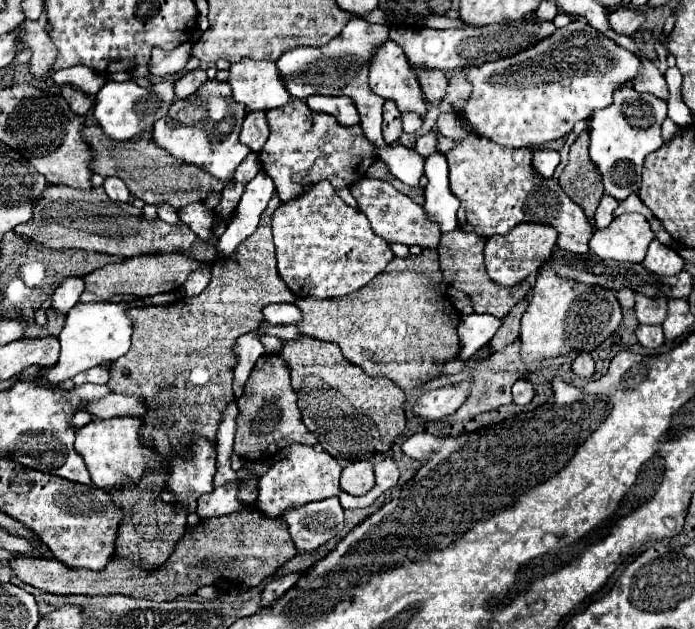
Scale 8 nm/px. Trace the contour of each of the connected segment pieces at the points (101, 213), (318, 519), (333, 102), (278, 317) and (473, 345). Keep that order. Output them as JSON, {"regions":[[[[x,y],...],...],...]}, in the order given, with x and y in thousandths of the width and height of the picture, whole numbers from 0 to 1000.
{"regions":[[[[71,294],[68,304],[62,304],[62,313],[50,320],[47,345],[19,367],[24,377],[68,396],[122,396],[183,412],[220,402],[252,402],[258,396],[272,396],[283,380],[266,355],[243,358],[232,348],[214,355],[203,345],[203,332],[188,323],[165,323],[154,316],[148,297],[102,300],[91,294]]],[[[485,790],[424,806],[404,822],[416,831],[416,847],[430,876],[450,876],[485,854],[494,841],[494,806]]],[[[453,151],[453,154],[442,154],[442,167],[450,176],[468,176],[476,180],[488,199],[514,199],[517,196],[517,180],[508,167],[508,161],[502,154],[465,154],[465,151]]],[[[396,482],[393,491],[378,491],[378,510],[390,517],[424,517],[430,514],[430,488],[422,482]]],[[[666,501],[663,517],[660,517],[660,571],[672,574],[683,558],[689,558],[695,548],[706,542],[706,536],[715,529],[721,520],[721,510],[709,501]]]]}

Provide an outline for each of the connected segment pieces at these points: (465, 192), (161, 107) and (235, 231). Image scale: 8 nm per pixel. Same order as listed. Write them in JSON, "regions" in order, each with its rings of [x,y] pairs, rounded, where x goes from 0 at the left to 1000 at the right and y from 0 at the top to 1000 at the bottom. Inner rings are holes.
{"regions":[[[[637,180],[629,192],[632,211],[652,221],[655,234],[640,246],[646,256],[646,300],[652,310],[663,316],[660,329],[660,364],[681,367],[692,377],[706,377],[712,370],[732,370],[747,355],[793,355],[804,367],[804,396],[813,396],[819,402],[845,402],[847,399],[847,380],[853,374],[853,361],[839,339],[839,332],[824,323],[810,300],[804,297],[801,285],[781,285],[778,278],[770,278],[770,269],[764,266],[764,237],[735,237],[715,231],[686,208],[681,208],[678,196],[672,196],[663,183],[655,180]]],[[[252,119],[246,126],[235,126],[217,138],[203,138],[194,129],[180,129],[180,132],[157,129],[142,141],[142,148],[137,154],[134,183],[157,218],[163,218],[168,224],[191,221],[209,208],[217,208],[220,196],[240,183],[249,157],[252,157],[252,126],[258,126],[258,122]]],[[[376,269],[370,275],[370,281],[353,294],[353,304],[350,304],[347,323],[338,335],[338,345],[327,358],[327,367],[315,377],[315,386],[312,386],[315,409],[335,405],[335,399],[341,399],[344,386],[370,364],[376,339],[381,335],[393,307],[396,307],[396,297],[390,297],[390,281]]]]}

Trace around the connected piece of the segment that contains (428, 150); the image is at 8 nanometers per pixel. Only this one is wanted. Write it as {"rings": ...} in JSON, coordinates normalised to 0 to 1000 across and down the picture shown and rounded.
{"rings":[[[617,208],[617,211],[606,215],[606,218],[600,221],[597,240],[600,240],[603,246],[609,246],[609,250],[617,250],[620,243],[626,243],[626,240],[629,240],[629,211]]]}

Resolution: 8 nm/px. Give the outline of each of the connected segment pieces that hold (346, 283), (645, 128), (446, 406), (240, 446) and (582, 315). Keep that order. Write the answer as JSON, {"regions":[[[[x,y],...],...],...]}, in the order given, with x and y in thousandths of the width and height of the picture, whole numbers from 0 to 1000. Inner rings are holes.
{"regions":[[[[473,288],[453,291],[430,316],[393,339],[399,431],[427,472],[476,475],[525,456],[568,409],[560,386],[537,370],[531,348],[502,329]]],[[[911,138],[888,141],[882,157],[885,161],[879,170],[850,183],[850,253],[868,278],[871,307],[888,320],[896,320],[908,307],[919,304],[928,246],[954,231],[951,196],[960,186],[960,164],[934,148],[917,148]]],[[[669,606],[663,612],[646,612],[637,618],[614,622],[594,641],[594,657],[614,669],[632,669],[637,663],[646,663],[672,634],[672,618],[675,609]]],[[[376,564],[353,612],[353,625],[341,634],[341,692],[338,720],[353,733],[390,733],[416,704],[456,707],[453,692],[442,685],[427,647],[427,628],[419,615],[416,583],[401,564]]],[[[778,428],[761,488],[750,510],[750,571],[755,577],[804,564],[850,561],[894,517],[894,485],[885,463],[810,444],[793,428]]]]}

